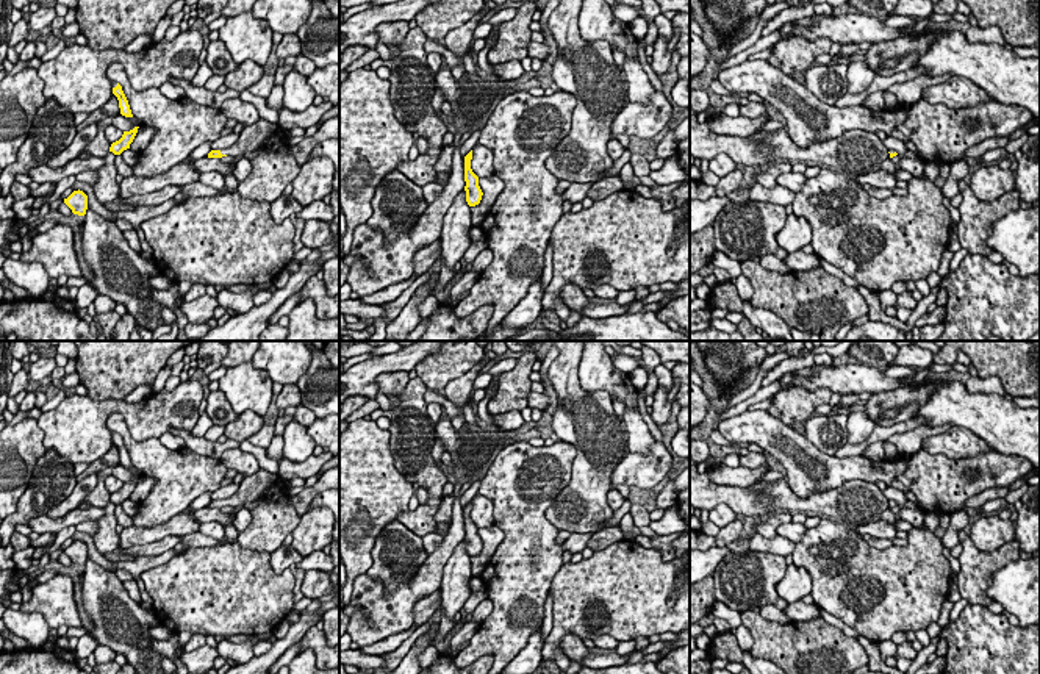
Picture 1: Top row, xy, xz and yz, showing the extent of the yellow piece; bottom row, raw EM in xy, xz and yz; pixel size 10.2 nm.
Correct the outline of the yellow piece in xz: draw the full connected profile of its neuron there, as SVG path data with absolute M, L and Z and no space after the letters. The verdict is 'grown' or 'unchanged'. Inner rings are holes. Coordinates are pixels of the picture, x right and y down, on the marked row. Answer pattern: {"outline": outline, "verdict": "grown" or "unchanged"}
{"outline": "M472 150L464 156L464 191L466 191L466 202L469 206L475 206L482 200L482 189L479 186L479 177L471 169Z", "verdict": "unchanged"}

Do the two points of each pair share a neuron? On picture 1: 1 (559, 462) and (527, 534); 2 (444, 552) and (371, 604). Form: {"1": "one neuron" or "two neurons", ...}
{"1": "one neuron", "2": "one neuron"}

